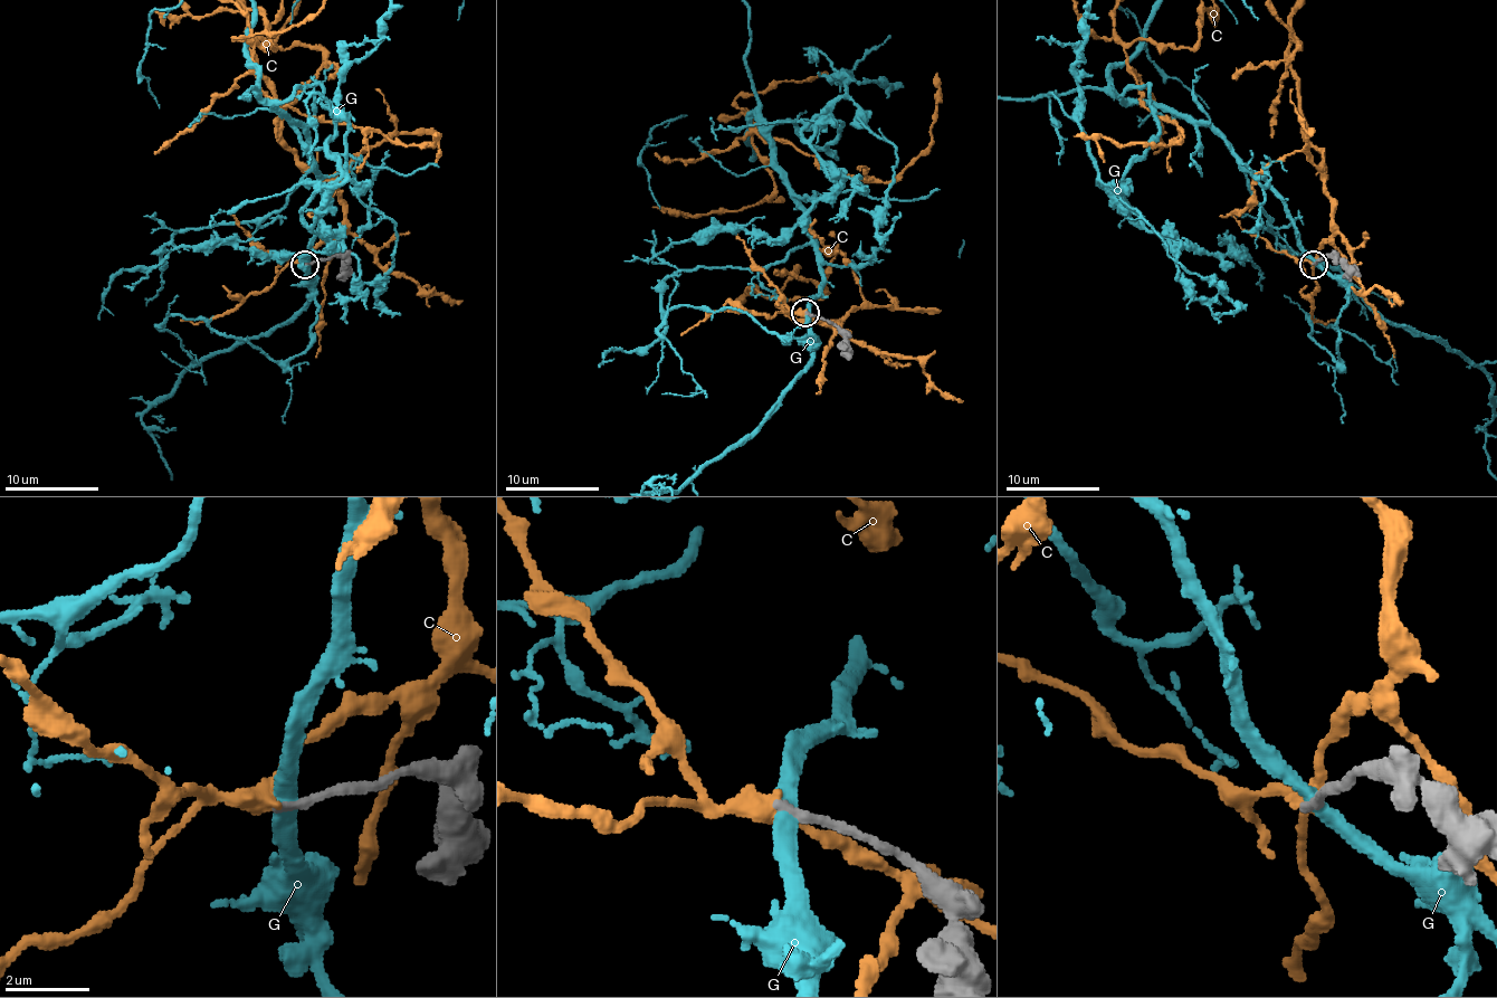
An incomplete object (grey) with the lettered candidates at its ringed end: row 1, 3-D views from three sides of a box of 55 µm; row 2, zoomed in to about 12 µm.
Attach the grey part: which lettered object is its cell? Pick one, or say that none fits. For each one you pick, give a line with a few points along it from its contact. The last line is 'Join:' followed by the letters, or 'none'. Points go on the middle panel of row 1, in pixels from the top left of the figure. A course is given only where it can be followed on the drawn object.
Join: none

